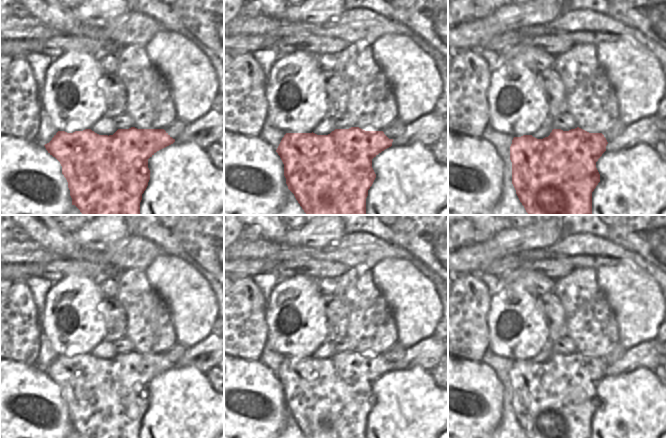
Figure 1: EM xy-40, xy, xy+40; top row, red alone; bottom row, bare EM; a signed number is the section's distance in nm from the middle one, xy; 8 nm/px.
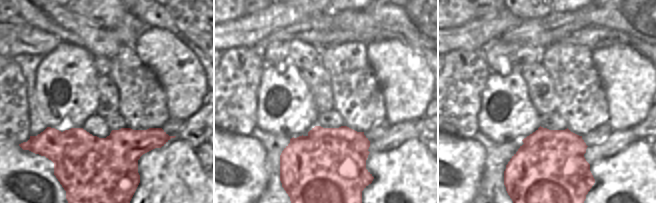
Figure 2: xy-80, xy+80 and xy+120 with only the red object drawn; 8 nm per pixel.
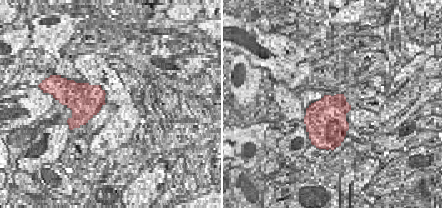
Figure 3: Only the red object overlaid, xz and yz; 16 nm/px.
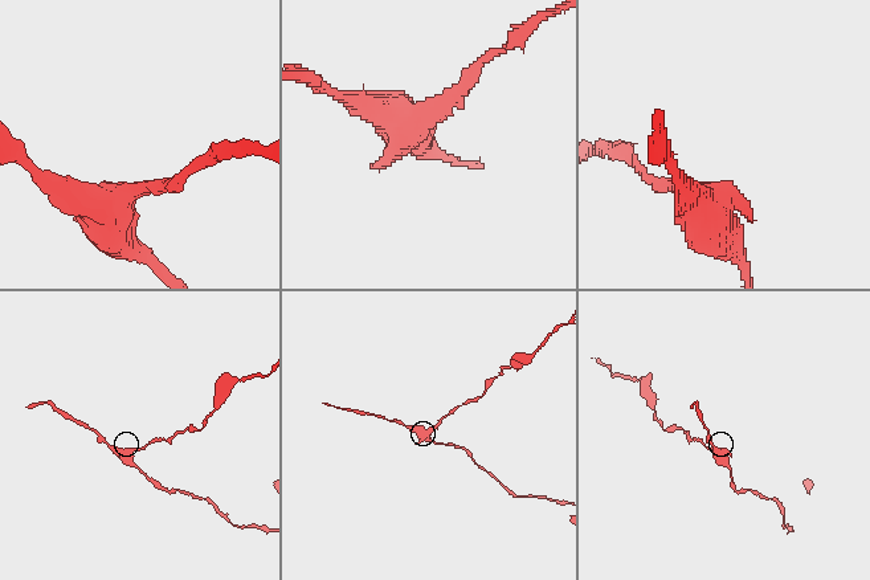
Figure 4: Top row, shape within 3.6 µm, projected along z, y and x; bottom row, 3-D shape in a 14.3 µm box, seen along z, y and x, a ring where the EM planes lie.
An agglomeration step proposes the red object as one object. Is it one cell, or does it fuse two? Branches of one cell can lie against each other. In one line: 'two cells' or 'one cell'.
two cells

